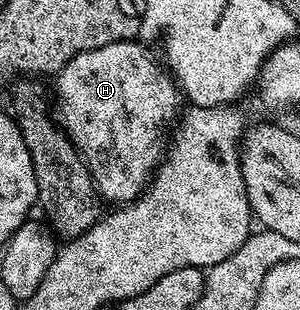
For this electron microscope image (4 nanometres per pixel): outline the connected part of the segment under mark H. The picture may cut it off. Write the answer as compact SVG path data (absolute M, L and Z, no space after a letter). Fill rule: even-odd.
M140 41L103 45L99 49L91 49L90 51L79 53L75 57L71 57L71 61L67 61L64 69L57 72L55 76L55 82L57 82L57 111L61 114L61 119L59 118L60 126L63 128L65 134L68 135L71 142L73 142L74 147L77 148L77 152L81 154L81 158L88 165L89 172L93 175L93 183L97 187L98 195L101 196L102 200L109 202L110 199L113 205L132 203L133 200L138 199L138 197L145 193L145 189L149 185L149 180L153 178L154 171L156 171L161 160L167 154L167 136L182 114L181 103L183 104L183 92L176 78L164 66L161 68L153 60L153 55L149 50L150 48Z

